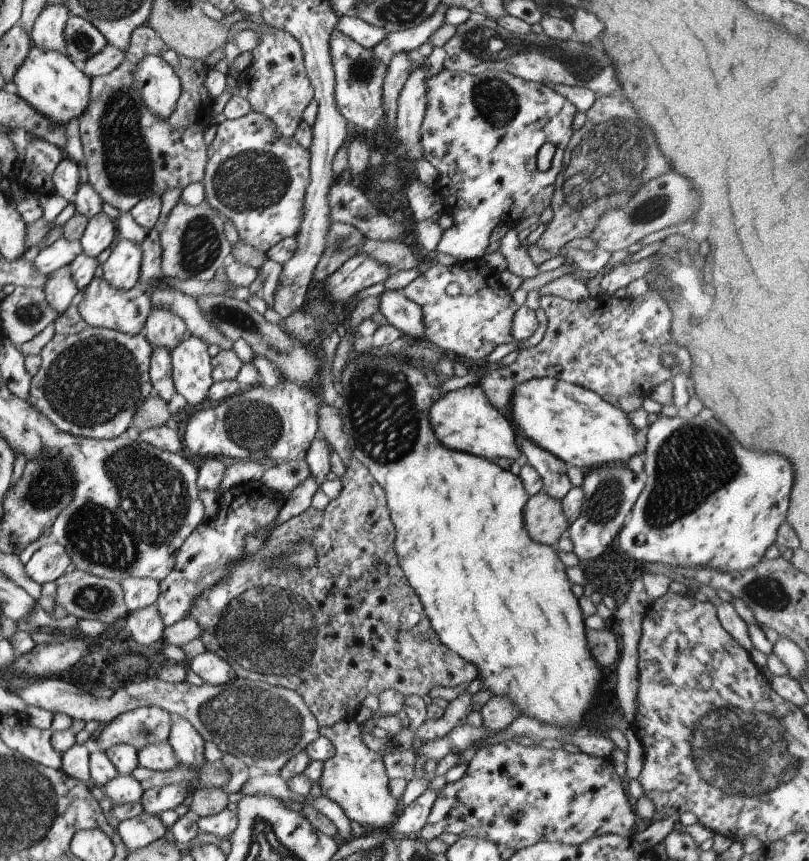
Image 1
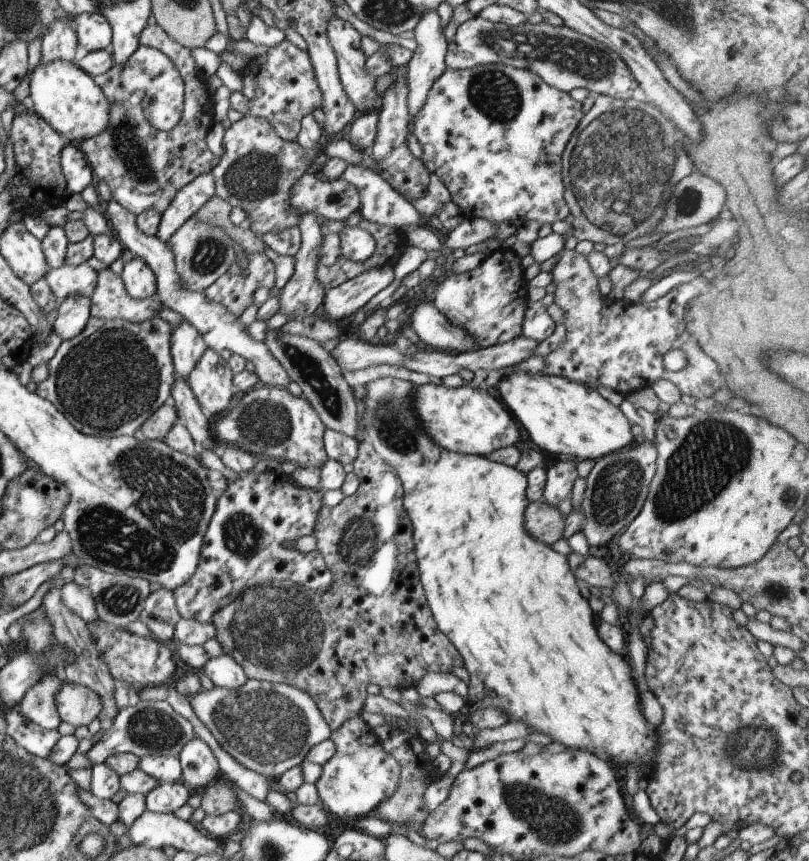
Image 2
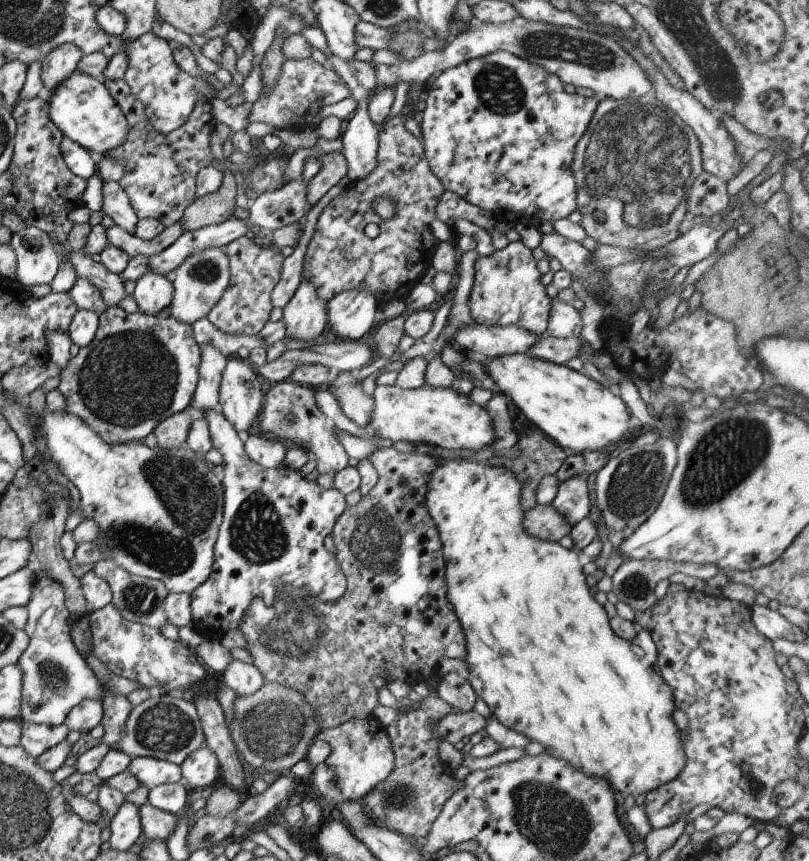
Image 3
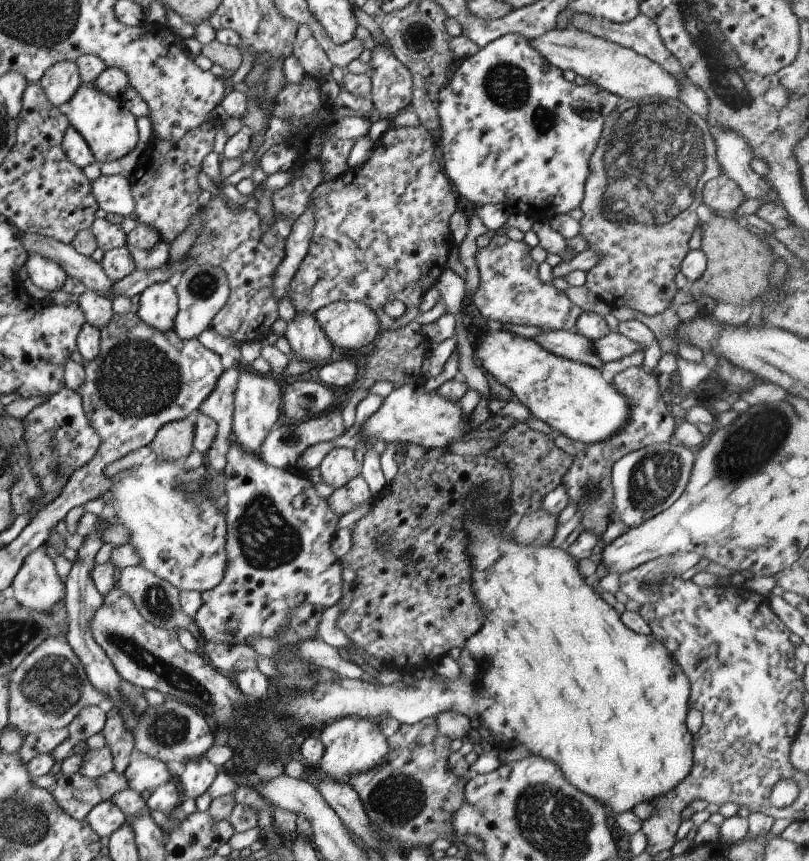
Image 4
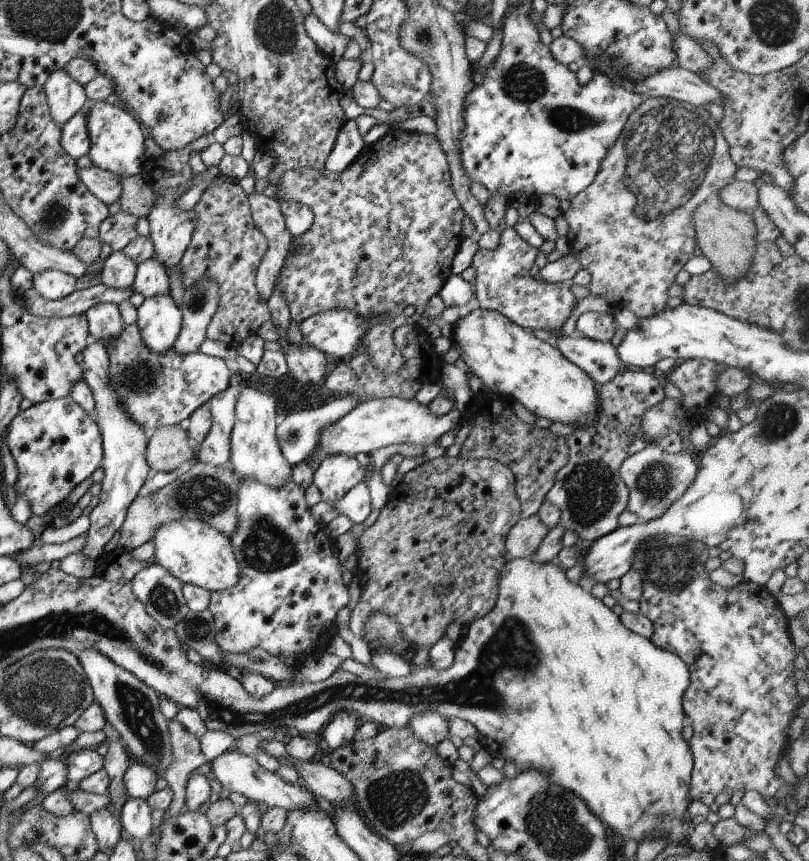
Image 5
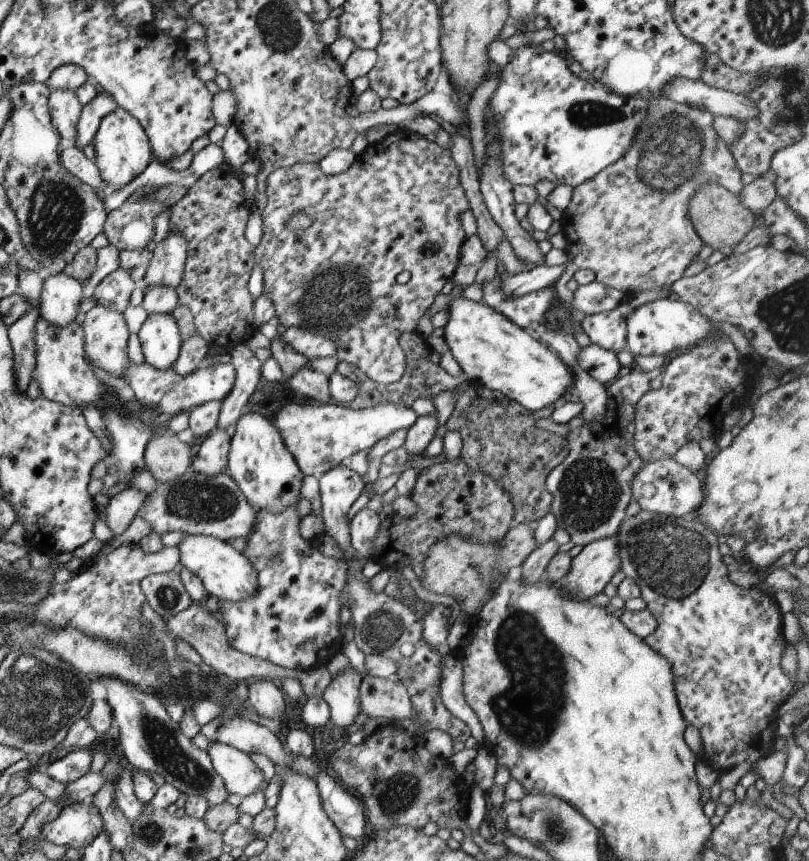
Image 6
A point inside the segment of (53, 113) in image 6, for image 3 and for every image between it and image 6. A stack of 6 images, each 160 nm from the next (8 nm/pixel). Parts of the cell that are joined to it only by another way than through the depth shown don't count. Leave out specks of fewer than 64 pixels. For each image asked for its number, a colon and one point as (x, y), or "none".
3: (60, 62)
4: (59, 82)
5: (64, 96)

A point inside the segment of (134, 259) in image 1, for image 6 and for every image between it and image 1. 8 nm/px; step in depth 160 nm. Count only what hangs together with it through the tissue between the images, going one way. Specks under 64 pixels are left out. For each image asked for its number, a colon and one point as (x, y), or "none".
2: (138, 280)
3: (152, 293)
4: (157, 306)
5: (159, 319)
6: (160, 341)

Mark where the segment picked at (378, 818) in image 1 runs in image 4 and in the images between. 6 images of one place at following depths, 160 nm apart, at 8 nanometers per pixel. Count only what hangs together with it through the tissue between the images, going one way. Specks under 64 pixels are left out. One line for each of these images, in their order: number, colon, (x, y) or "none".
2: (360, 774)
3: (360, 757)
4: (351, 745)

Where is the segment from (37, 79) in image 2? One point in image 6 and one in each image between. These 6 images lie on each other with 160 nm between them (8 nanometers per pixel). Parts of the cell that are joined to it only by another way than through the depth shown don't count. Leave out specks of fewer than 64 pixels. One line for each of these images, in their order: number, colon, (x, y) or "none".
3: (81, 107)
4: (109, 130)
5: (115, 141)
6: (121, 148)

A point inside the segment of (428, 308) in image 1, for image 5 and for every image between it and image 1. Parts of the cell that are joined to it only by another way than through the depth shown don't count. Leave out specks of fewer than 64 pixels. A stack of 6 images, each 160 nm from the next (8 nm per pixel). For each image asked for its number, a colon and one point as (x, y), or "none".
2: (488, 302)
3: (507, 290)
4: (509, 292)
5: (502, 283)

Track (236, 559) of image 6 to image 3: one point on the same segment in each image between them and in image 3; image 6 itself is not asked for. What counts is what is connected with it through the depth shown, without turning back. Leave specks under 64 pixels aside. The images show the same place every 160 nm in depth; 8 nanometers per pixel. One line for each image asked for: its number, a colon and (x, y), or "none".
3: (158, 510)
4: (179, 534)
5: (195, 553)

